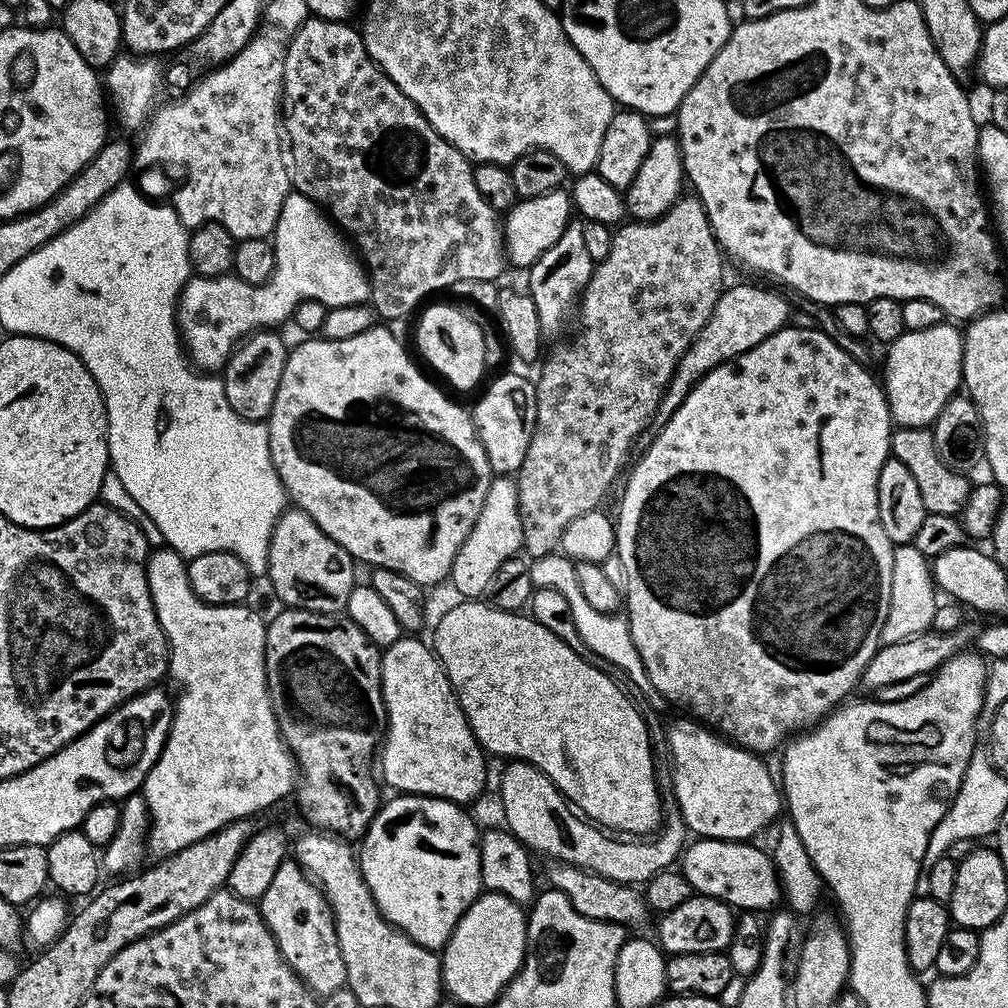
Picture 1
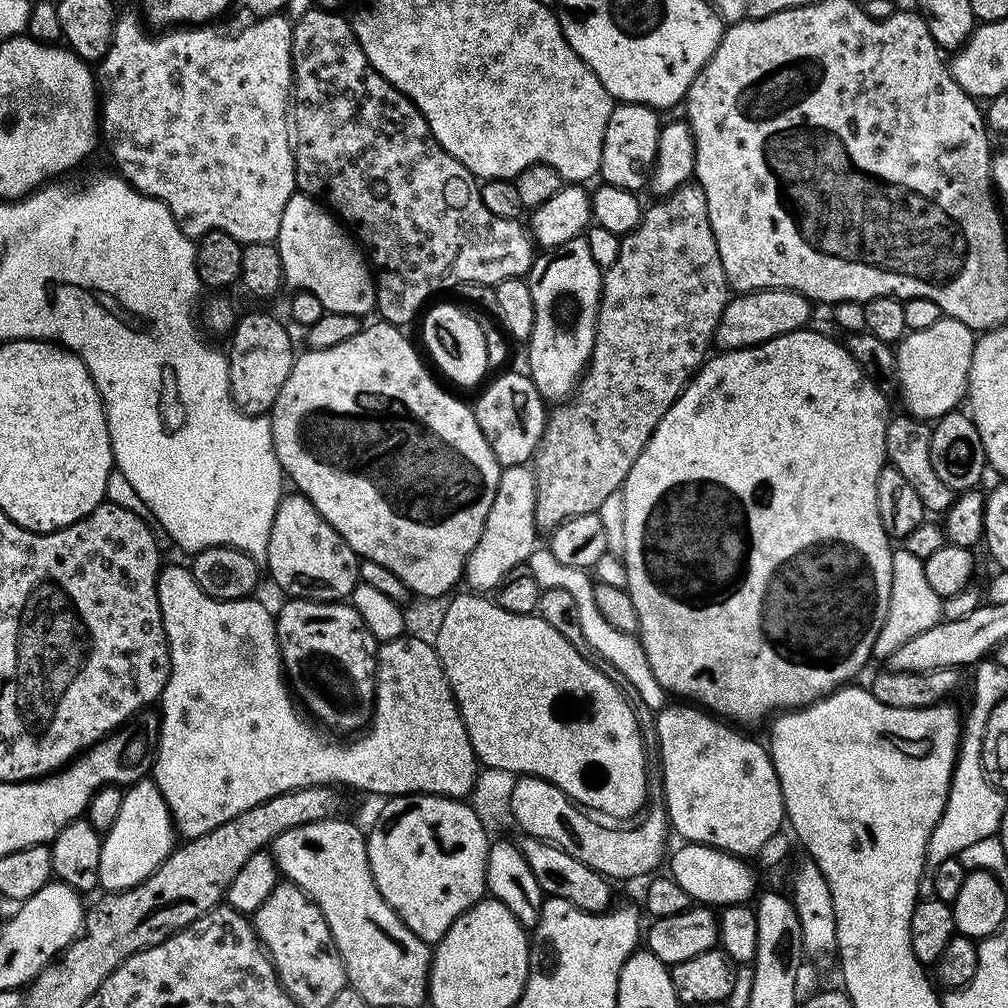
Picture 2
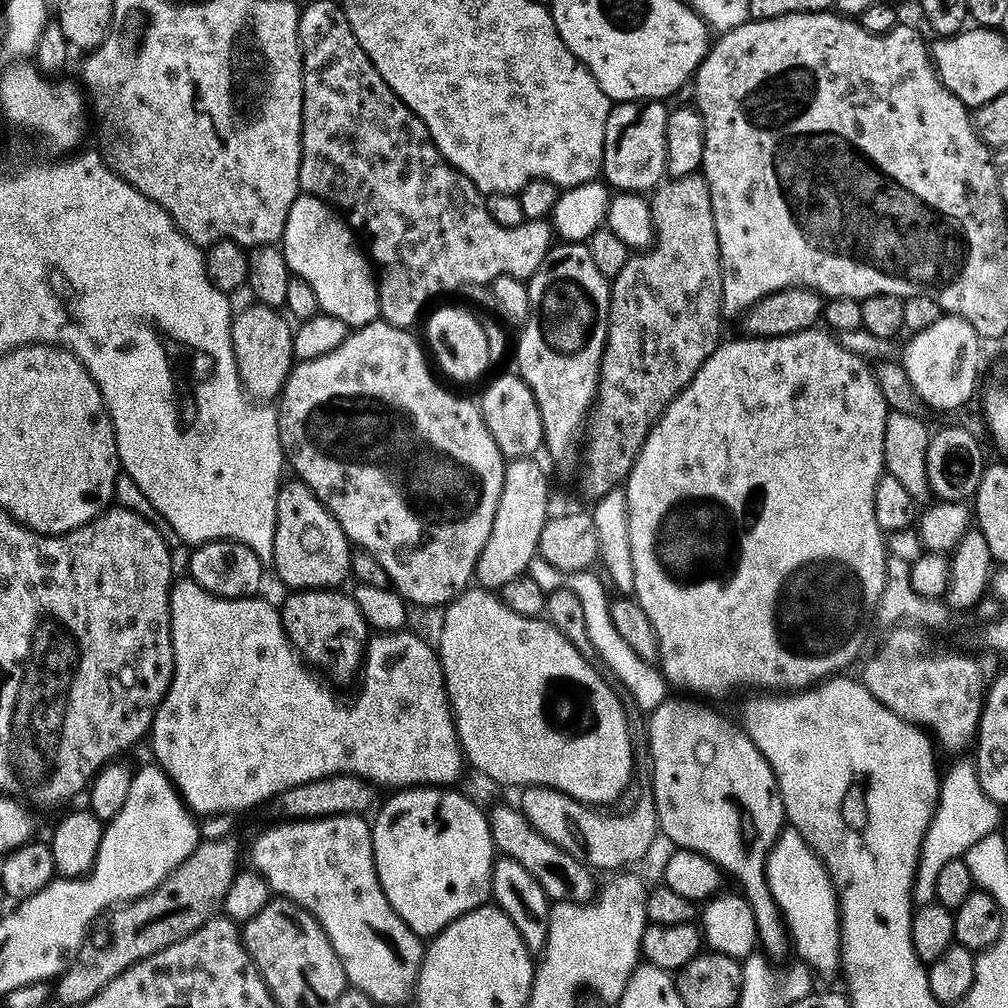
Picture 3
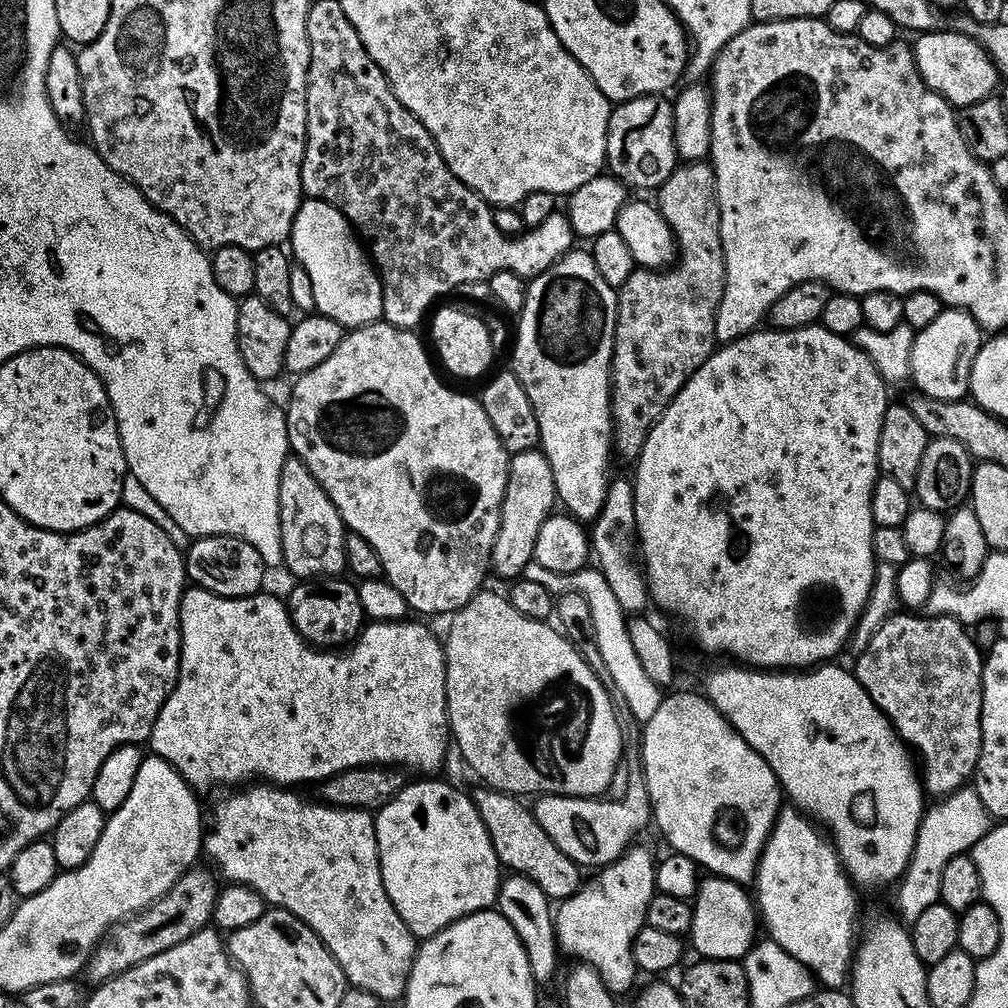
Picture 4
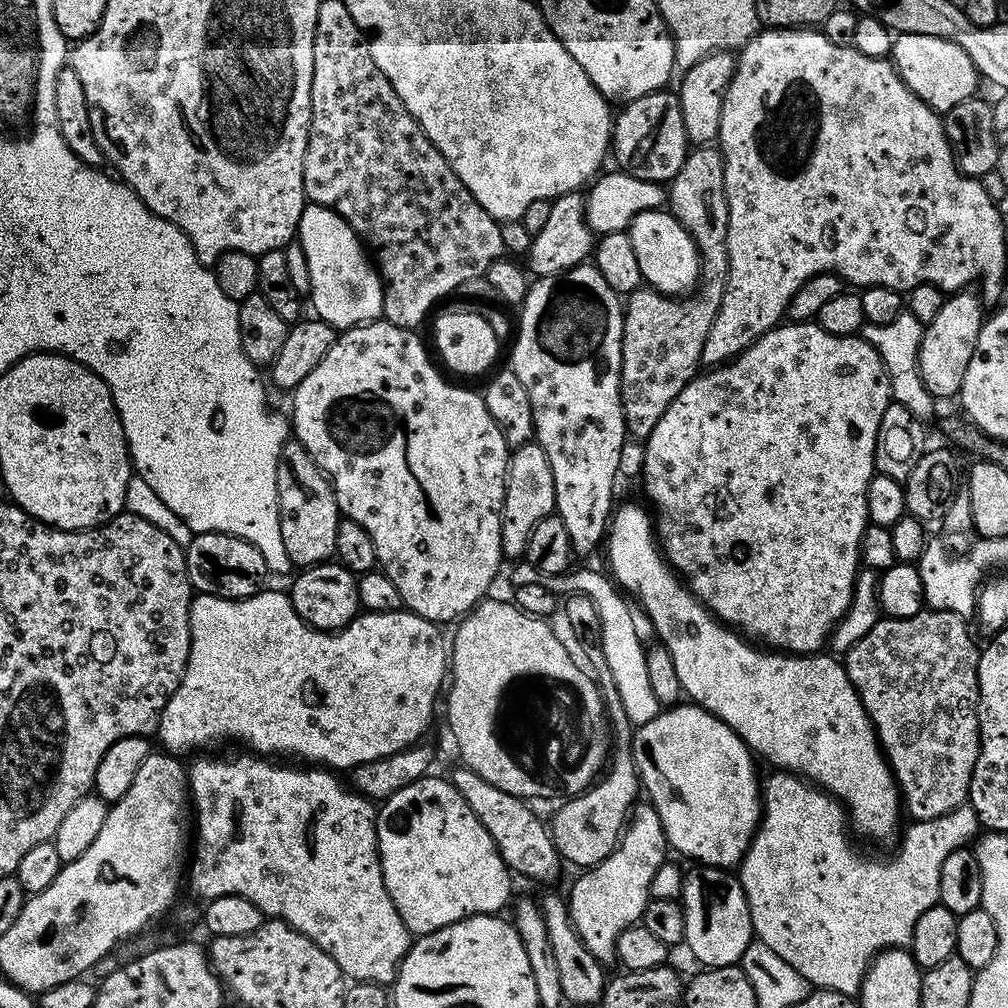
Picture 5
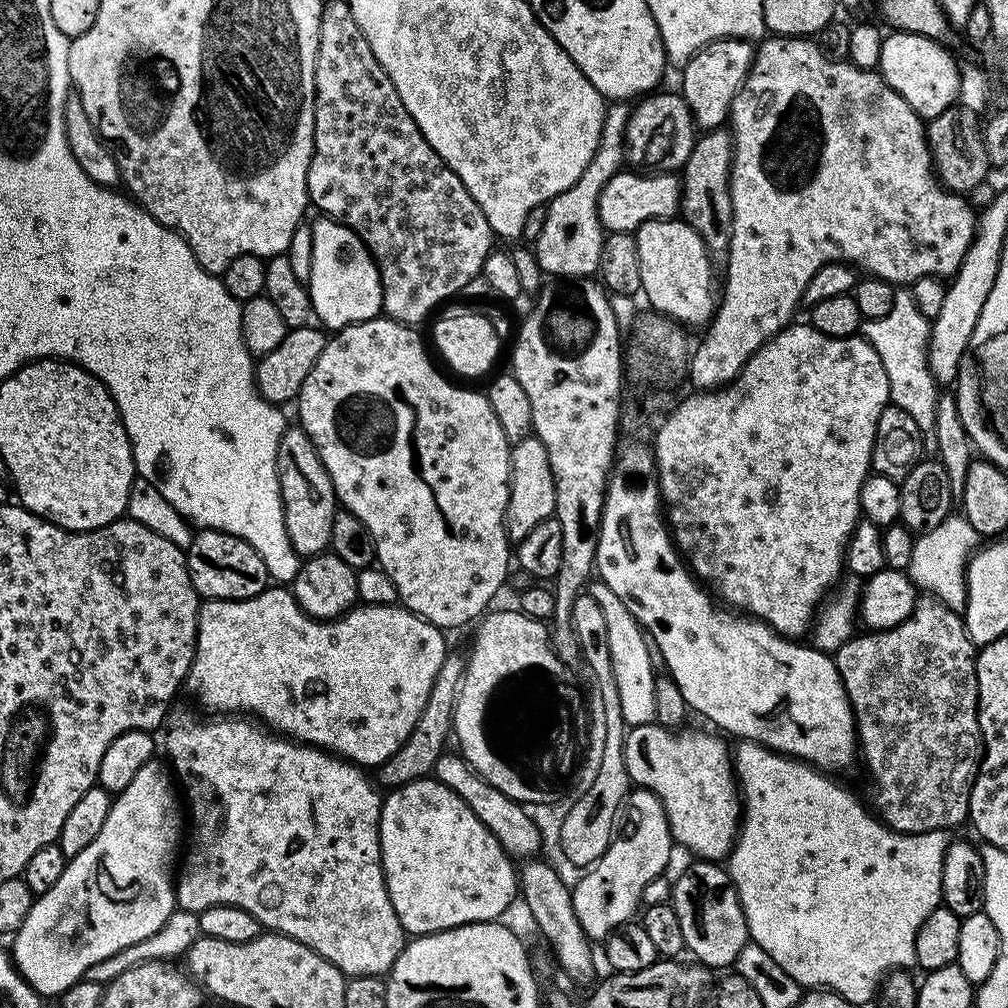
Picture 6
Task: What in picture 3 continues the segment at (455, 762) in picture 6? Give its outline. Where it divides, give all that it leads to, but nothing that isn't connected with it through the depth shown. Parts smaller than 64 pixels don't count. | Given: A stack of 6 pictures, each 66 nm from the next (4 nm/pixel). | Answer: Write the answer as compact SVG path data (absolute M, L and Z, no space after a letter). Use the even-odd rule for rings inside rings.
M503 802L491 805L487 813L490 834L492 835L492 847L500 856L514 858L530 873L534 882L542 886L542 890L548 896L549 901L561 904L586 904L593 899L598 892L598 883L594 877L593 869L584 864L578 858L574 858L566 850L560 849L542 833L535 829L520 811L519 807Z

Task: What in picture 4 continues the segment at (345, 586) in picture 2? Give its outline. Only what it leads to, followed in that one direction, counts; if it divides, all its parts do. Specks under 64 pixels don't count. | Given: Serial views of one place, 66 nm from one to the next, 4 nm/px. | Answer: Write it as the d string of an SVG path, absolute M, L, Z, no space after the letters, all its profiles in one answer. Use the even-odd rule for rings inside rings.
M289 455L282 466L282 474L278 474L278 518L280 519L280 533L282 534L283 567L289 568L296 578L336 578L345 571L344 537L346 529L334 502L318 486L318 478L306 470L301 460Z

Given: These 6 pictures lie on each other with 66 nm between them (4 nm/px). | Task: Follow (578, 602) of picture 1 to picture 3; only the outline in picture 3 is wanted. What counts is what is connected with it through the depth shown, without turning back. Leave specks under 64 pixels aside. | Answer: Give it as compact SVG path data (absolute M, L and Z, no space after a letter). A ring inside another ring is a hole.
M539 554L530 562L527 575L538 586L545 590L554 588L569 588L574 590L574 595L582 602L582 611L586 617L586 631L590 633L590 642L594 642L594 650L602 654L604 666L614 670L618 678L622 678L622 688L625 688L634 696L634 702L638 702L645 714L651 714L660 703L670 696L670 685L664 678L664 673L657 670L651 663L644 661L626 644L625 639L618 634L614 628L614 621L611 618L610 595L604 589L605 581L595 576L595 571L586 572L563 572L554 570L550 562L546 562ZM604 583L604 584L603 584Z

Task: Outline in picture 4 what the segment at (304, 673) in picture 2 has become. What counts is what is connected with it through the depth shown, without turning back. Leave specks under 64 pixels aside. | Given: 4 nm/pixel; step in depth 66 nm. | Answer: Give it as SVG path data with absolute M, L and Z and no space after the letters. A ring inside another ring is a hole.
M312 578L307 582L297 583L300 585L286 596L288 613L298 634L321 650L336 650L351 644L360 635L360 629L366 620L362 602L358 602L357 585L351 579L344 579Z

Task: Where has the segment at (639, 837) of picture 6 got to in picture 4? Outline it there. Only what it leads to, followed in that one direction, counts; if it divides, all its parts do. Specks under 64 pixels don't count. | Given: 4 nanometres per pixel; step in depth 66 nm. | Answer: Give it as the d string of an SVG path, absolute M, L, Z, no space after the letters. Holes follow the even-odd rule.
M629 847L620 859L599 869L593 880L585 879L579 890L570 898L559 901L554 912L556 926L556 943L565 957L573 956L576 962L590 964L602 978L602 982L614 994L621 994L632 984L632 979L638 976L638 969L632 957L632 943L638 930L645 927L646 906L656 891L657 857L652 857L648 848Z

